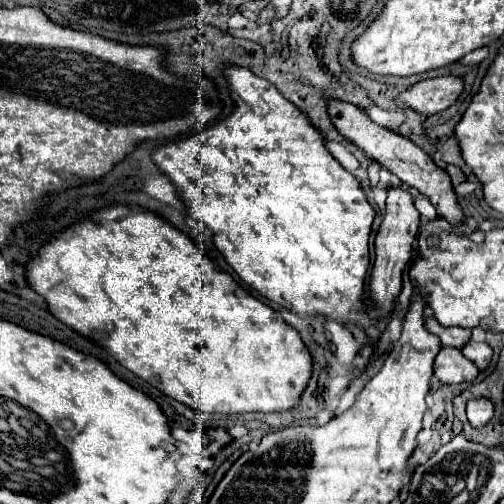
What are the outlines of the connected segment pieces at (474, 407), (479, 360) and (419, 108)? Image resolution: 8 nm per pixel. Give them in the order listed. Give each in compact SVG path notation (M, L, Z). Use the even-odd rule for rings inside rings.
M478 397L478 399L470 399L466 405L466 417L470 421L472 427L484 427L492 421L494 417L494 401L488 397Z
M468 341L468 345L464 345L462 349L462 355L468 357L470 361L476 363L476 367L480 371L484 371L490 363L490 357L492 357L492 349L488 347L488 343L476 343L476 341Z
M452 75L426 79L402 91L394 101L396 105L406 105L420 115L436 115L456 101L456 97L462 93L462 87L462 79Z

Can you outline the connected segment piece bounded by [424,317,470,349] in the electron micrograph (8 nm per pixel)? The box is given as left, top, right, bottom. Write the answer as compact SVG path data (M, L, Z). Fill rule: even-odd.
M426 317L424 319L424 325L426 325L426 329L430 333L434 333L436 337L440 337L442 345L446 345L446 347L462 349L462 345L470 339L470 329L464 329L464 327L442 327L432 317Z

